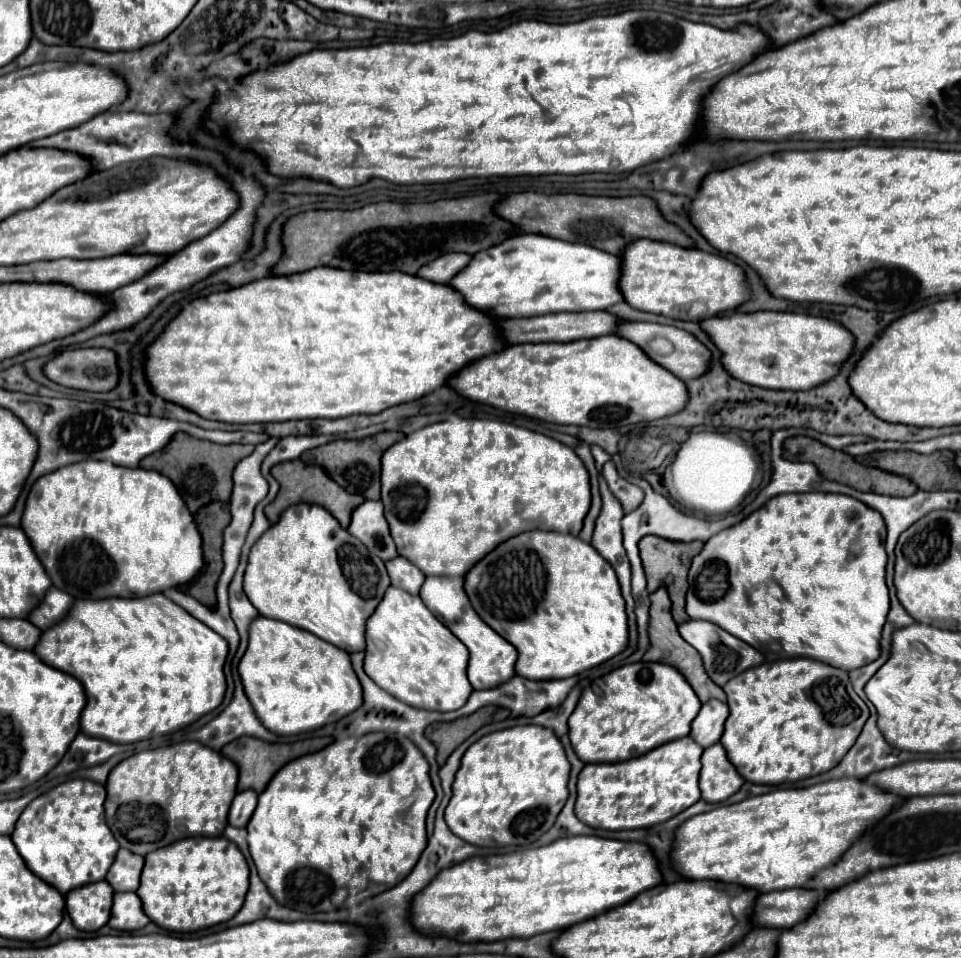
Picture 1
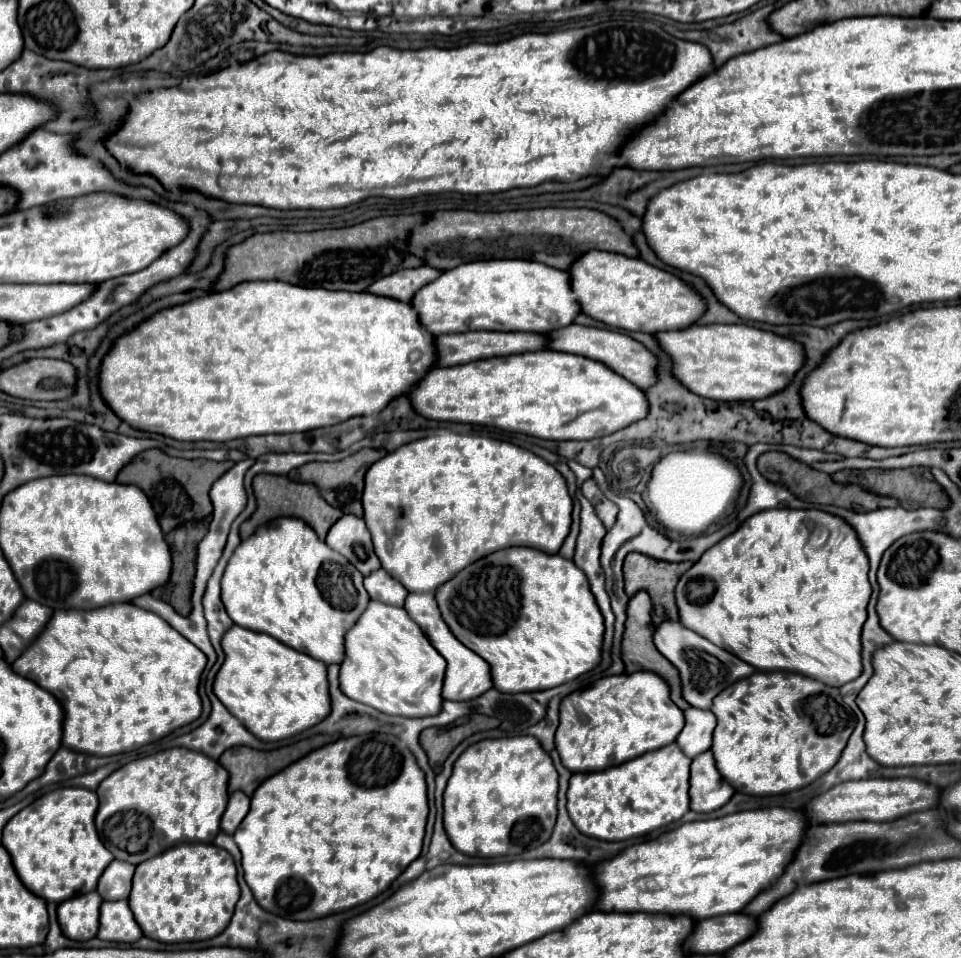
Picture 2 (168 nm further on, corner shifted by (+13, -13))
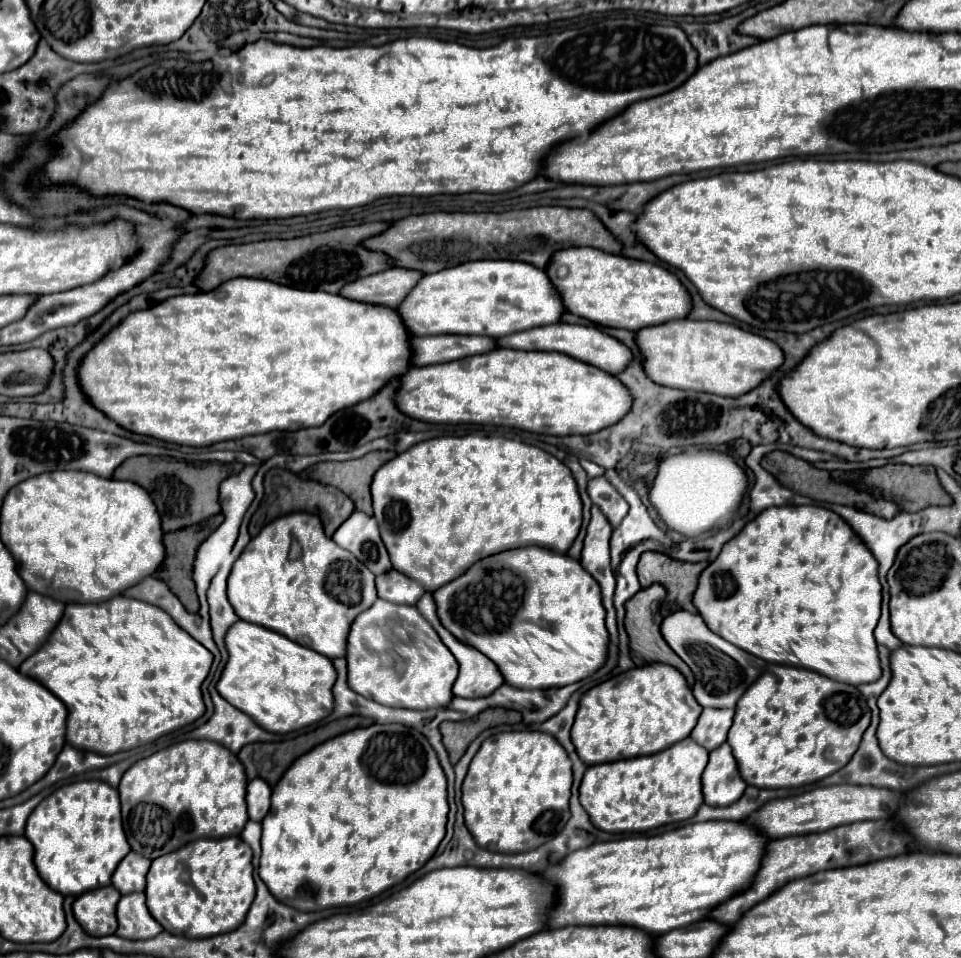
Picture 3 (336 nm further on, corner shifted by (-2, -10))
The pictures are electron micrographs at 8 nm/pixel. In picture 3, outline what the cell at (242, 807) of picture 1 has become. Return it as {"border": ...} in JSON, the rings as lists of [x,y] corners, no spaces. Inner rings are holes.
{"border":[[[251,780],[247,786],[247,806],[249,806],[249,818],[255,822],[261,822],[265,814],[269,812],[269,798],[271,798],[271,786],[265,780]]]}

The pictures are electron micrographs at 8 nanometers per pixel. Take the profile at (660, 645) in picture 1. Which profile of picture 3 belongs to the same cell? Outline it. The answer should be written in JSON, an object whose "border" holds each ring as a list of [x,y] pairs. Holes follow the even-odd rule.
{"border":[[[651,584],[649,588],[643,588],[639,590],[631,600],[627,600],[625,604],[625,610],[627,610],[627,616],[625,616],[625,630],[627,630],[627,636],[629,636],[629,648],[631,652],[635,652],[637,656],[641,656],[645,662],[663,662],[663,664],[669,664],[673,668],[677,668],[685,680],[687,680],[687,686],[693,686],[693,674],[691,670],[687,668],[687,664],[667,646],[667,642],[663,640],[661,632],[659,632],[659,626],[661,626],[661,614],[659,614],[659,604],[663,602],[665,598],[665,588],[661,584]]]}

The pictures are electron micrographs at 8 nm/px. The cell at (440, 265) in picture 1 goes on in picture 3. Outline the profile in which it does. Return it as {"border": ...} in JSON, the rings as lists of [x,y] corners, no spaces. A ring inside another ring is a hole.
{"border":[[[389,268],[365,278],[359,278],[351,284],[345,284],[339,294],[349,300],[365,302],[365,304],[377,304],[395,308],[419,282],[421,272],[405,270],[405,268]]]}

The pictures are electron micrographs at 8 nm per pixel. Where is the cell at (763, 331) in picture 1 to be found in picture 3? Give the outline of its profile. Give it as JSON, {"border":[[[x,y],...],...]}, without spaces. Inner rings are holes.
{"border":[[[687,318],[641,328],[635,334],[635,344],[645,358],[643,368],[647,378],[669,388],[711,392],[717,396],[747,394],[785,360],[781,348],[763,336],[733,324],[695,322]]]}

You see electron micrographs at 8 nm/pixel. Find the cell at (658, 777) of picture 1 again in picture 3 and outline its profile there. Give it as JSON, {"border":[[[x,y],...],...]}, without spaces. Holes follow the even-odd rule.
{"border":[[[685,738],[659,754],[589,766],[579,786],[581,804],[591,822],[605,832],[651,830],[689,820],[703,804],[701,774],[707,766],[707,756],[709,752],[703,746]]]}

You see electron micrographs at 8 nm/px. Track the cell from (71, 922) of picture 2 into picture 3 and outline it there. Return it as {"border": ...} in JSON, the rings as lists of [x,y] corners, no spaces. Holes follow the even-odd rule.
{"border":[[[105,886],[105,888],[83,892],[73,902],[75,920],[79,920],[81,928],[89,932],[91,936],[115,934],[117,930],[115,906],[119,898],[121,894],[115,886]]]}

